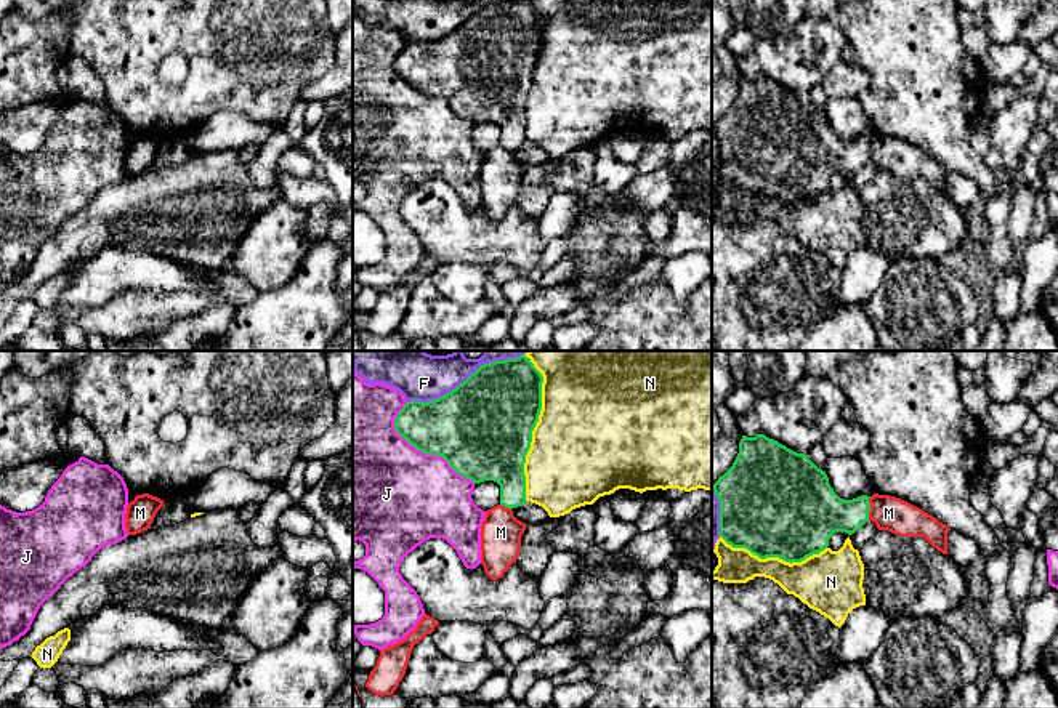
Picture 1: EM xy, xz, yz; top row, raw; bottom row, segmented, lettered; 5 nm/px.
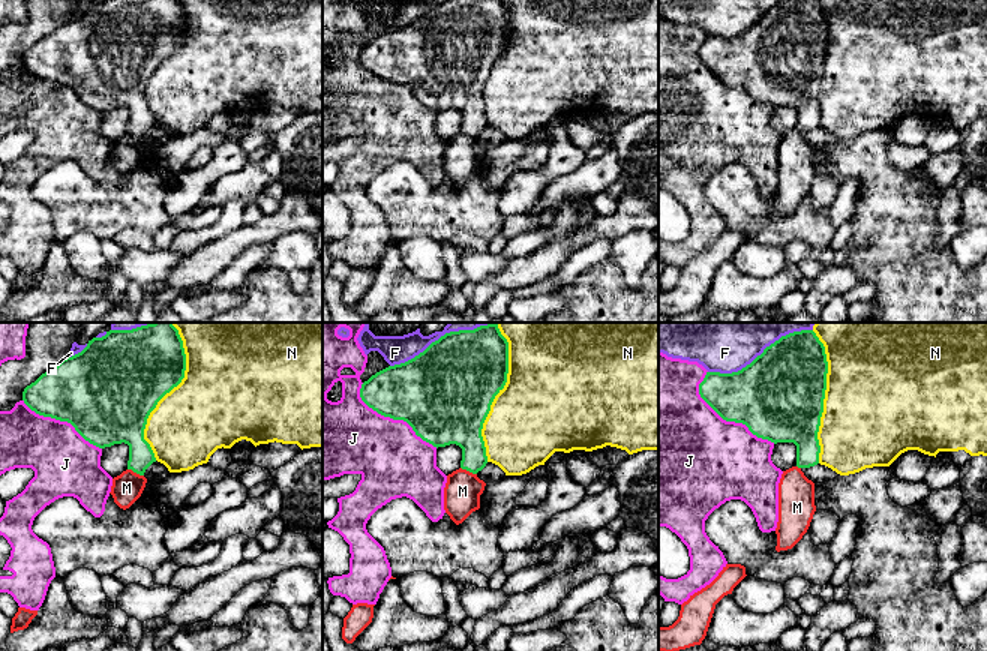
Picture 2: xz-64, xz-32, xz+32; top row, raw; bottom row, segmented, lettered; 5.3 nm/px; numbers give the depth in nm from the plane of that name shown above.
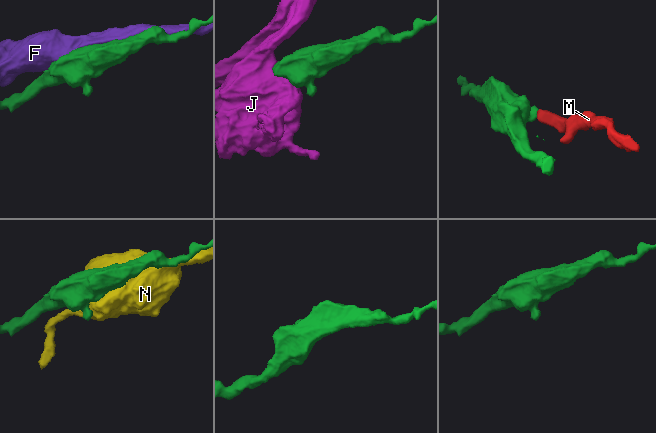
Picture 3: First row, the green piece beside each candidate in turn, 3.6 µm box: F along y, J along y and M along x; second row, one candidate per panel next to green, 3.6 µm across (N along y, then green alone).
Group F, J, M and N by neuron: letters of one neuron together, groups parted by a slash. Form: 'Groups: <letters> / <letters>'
Groups: F / J / M / N

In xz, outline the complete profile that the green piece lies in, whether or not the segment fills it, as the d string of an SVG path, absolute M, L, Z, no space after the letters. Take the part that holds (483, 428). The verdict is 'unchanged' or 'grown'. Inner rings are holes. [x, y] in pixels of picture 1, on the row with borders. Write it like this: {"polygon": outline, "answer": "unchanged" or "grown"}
{"polygon": "M524 354L489 362L439 399L407 402L394 418L394 429L412 447L442 457L457 474L474 484L497 482L500 505L513 509L527 501L524 463L542 410L542 383L542 373Z", "answer": "unchanged"}

